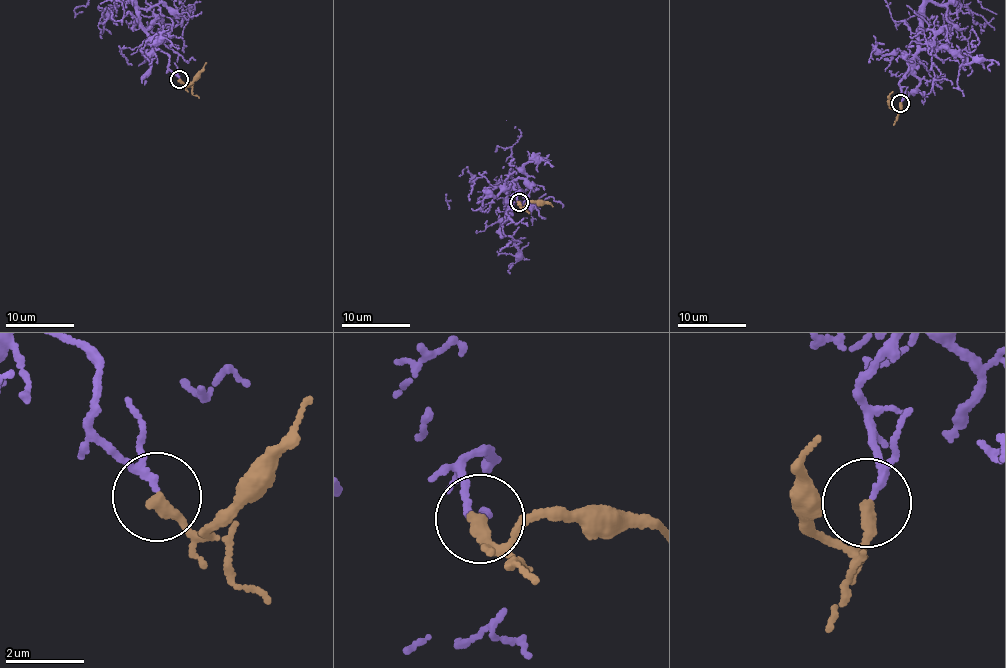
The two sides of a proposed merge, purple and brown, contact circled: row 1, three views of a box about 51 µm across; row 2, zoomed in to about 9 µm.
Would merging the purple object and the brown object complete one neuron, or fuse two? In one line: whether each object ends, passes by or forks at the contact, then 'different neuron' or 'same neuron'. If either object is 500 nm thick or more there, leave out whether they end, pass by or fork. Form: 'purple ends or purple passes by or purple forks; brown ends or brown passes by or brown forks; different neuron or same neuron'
purple passes by; brown ends; same neuron

